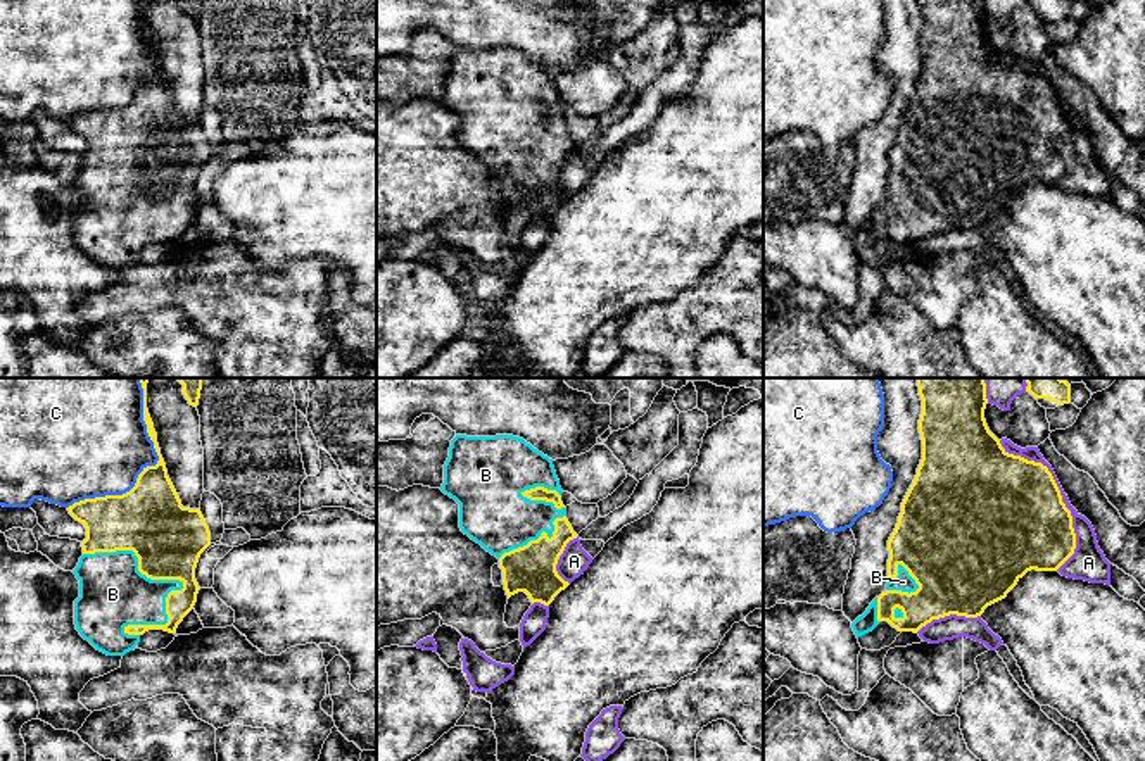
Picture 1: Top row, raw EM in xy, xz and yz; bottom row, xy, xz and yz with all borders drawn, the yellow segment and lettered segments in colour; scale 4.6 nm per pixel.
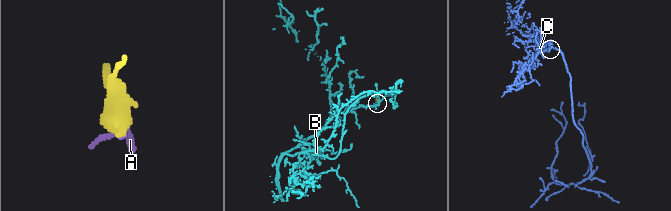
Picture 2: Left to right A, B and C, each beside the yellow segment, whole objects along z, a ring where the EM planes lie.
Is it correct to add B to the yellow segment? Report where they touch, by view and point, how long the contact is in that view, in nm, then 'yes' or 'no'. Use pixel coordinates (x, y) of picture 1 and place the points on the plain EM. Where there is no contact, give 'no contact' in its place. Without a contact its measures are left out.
meets yellow in xy at (149, 190); contact 500 nm long; yes

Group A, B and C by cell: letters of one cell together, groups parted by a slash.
A C / B

